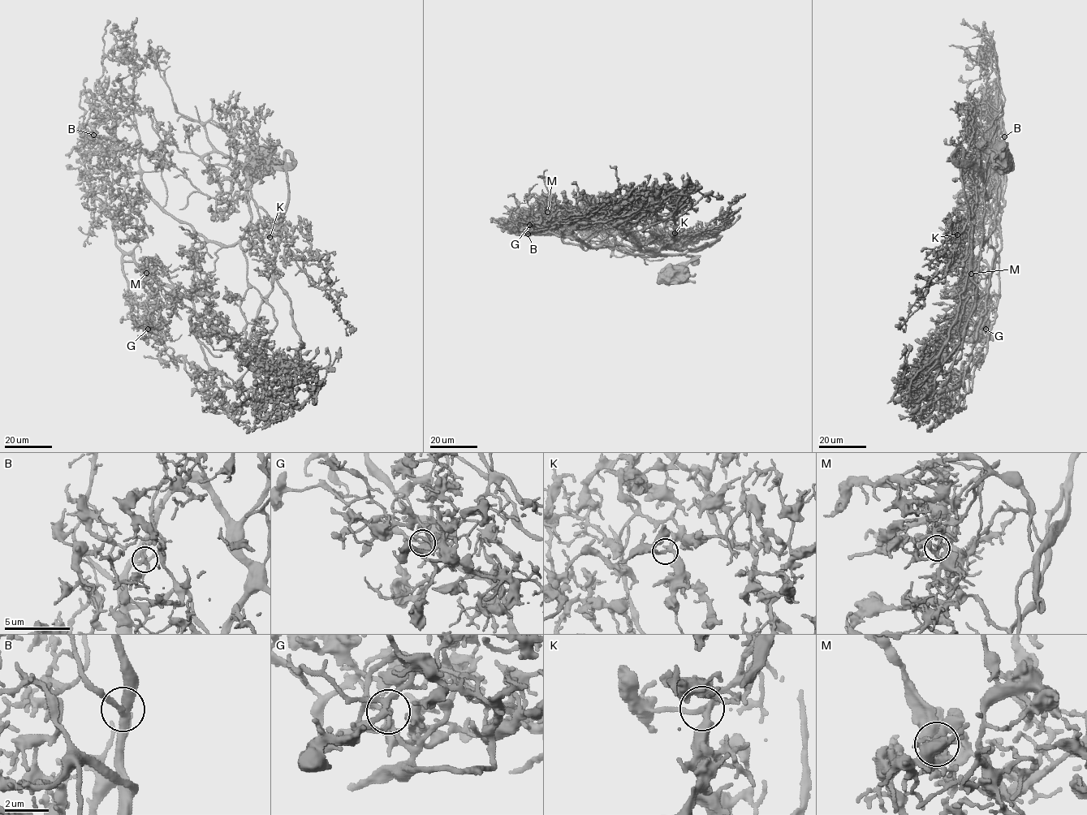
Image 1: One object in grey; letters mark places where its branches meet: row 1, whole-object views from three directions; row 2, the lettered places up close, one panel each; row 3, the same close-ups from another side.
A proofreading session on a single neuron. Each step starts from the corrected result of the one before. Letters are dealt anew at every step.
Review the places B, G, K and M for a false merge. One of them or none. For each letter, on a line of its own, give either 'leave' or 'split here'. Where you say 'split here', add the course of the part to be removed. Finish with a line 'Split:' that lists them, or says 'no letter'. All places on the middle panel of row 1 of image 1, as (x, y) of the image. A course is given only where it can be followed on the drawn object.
B: leave
G: leave
K: leave
M: leave
Split: no letter

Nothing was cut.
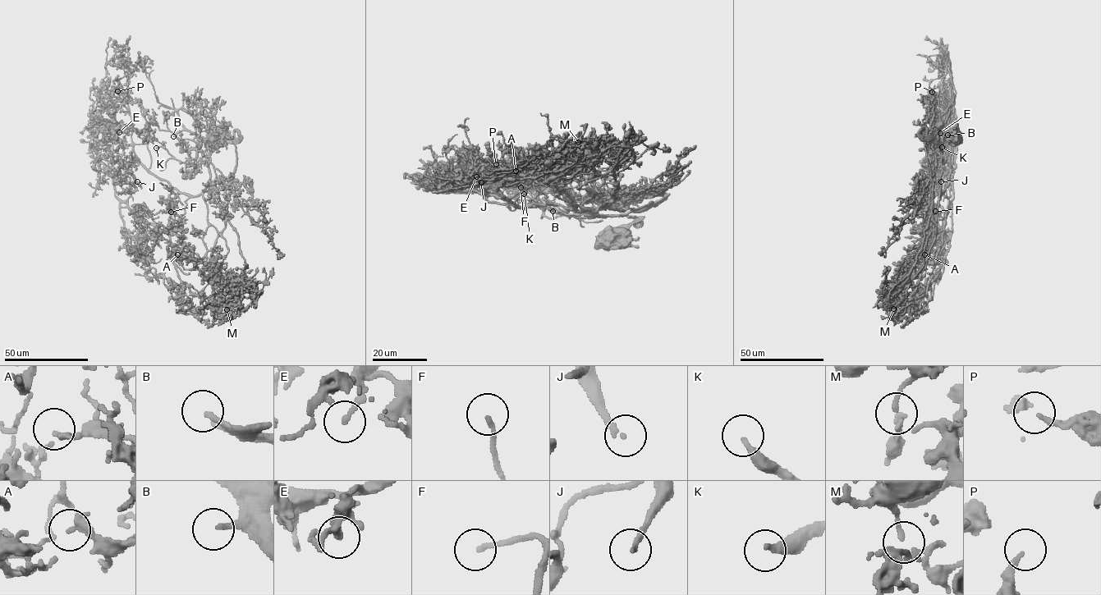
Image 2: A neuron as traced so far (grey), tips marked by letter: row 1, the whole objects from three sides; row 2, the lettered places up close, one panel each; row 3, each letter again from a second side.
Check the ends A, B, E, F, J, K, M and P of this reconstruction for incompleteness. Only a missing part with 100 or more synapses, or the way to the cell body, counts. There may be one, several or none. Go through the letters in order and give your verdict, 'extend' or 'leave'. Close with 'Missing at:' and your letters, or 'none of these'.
A: leave
B: extend
E: leave
F: extend
J: extend
K: extend
M: leave
P: leave
Missing at: B, F, J, K

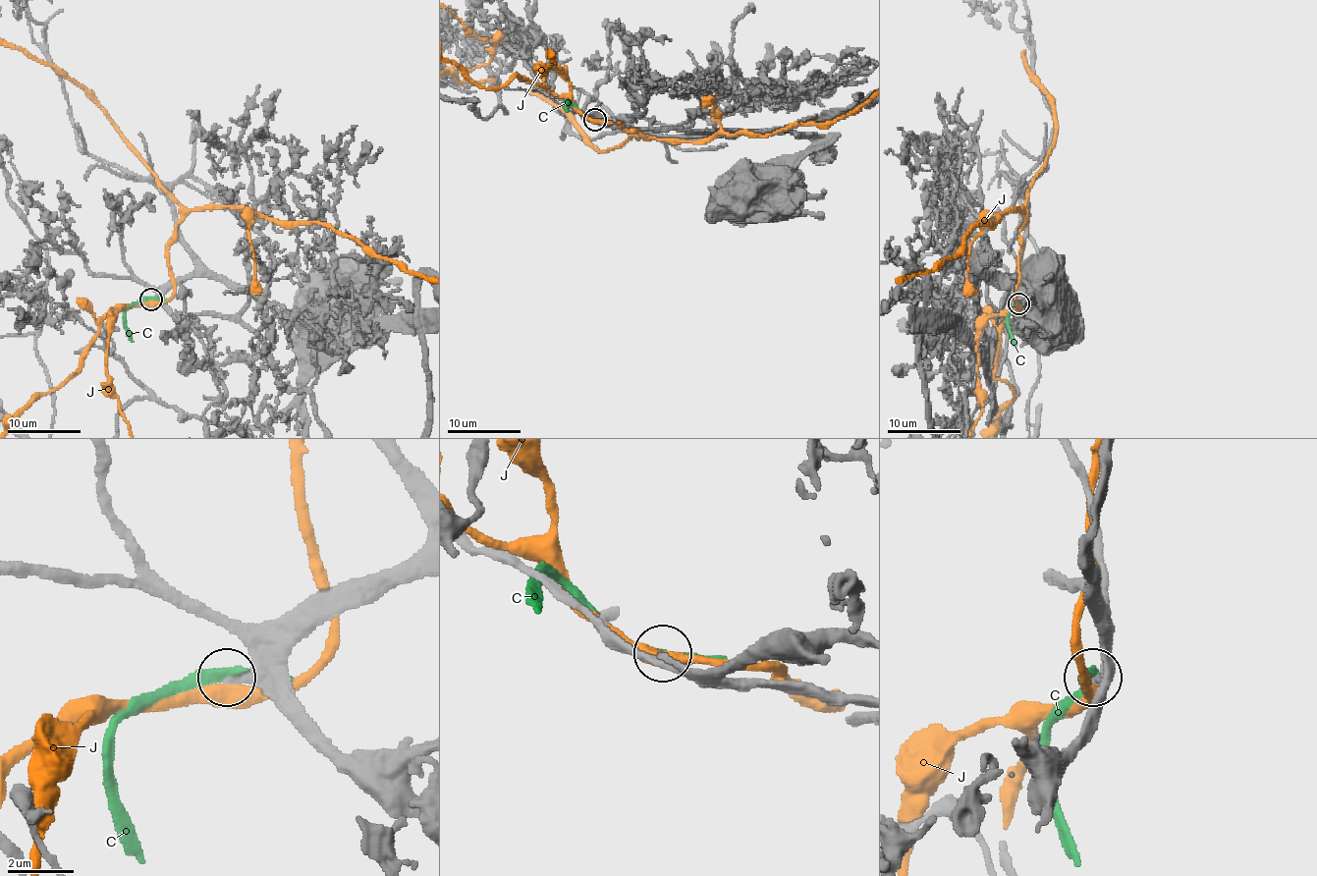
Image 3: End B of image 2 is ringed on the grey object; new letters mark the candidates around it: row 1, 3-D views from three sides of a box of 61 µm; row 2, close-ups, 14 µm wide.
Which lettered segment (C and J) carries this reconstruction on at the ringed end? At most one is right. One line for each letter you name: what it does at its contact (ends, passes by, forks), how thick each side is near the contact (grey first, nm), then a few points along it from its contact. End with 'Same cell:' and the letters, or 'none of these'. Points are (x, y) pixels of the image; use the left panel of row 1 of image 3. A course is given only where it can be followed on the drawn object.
Same cell: none of these

